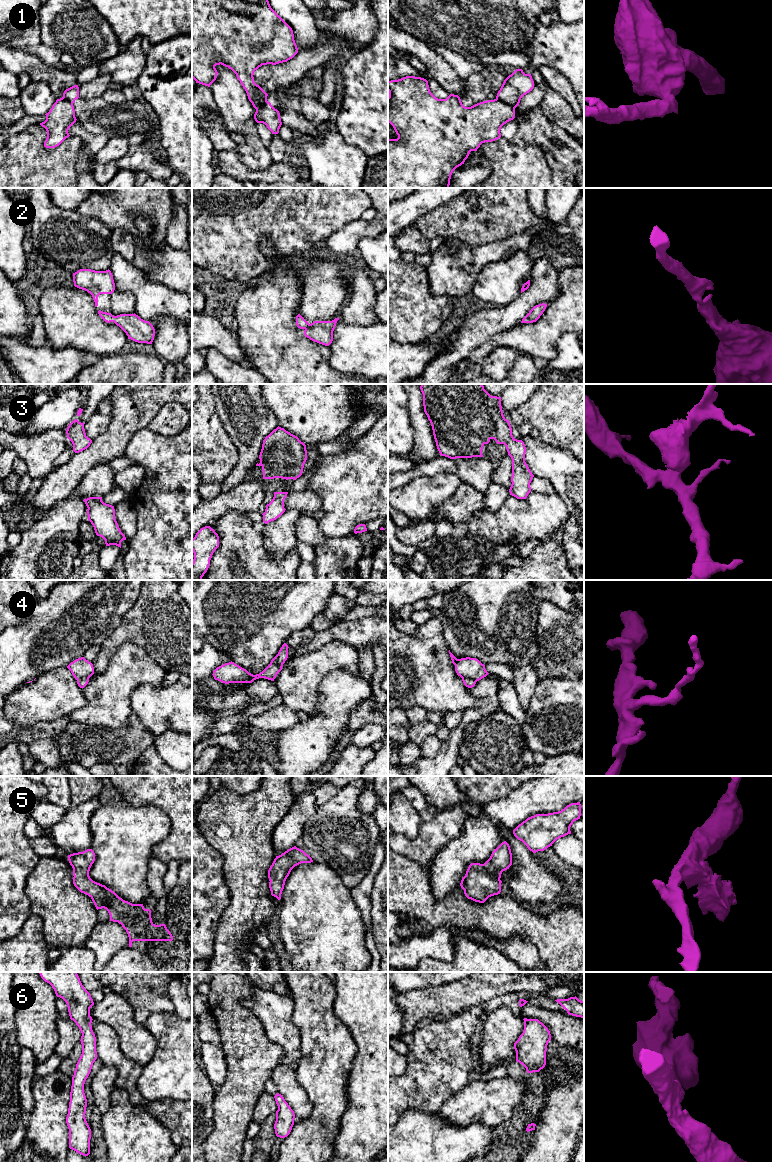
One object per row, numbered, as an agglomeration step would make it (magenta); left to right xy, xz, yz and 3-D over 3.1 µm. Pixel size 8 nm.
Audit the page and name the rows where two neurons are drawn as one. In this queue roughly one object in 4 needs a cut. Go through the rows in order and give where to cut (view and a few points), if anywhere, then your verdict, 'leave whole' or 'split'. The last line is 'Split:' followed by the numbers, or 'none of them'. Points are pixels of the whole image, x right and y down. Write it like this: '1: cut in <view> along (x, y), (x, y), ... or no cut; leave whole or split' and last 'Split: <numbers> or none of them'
1: cut in yz along (496, 98), (514, 108); split
2: no cut; leave whole
3: no cut; leave whole
4: cut in yz along (461, 676), (476, 681); split
5: no cut; leave whole
6: no cut; leave whole
Split: 1, 4

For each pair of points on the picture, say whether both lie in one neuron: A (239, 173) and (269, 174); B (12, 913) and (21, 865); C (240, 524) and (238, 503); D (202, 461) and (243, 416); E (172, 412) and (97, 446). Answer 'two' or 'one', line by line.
A: one
B: one
C: two
D: two
E: two

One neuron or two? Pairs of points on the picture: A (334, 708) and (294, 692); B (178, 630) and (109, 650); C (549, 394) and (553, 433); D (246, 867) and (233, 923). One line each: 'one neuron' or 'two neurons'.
A: two neurons
B: one neuron
C: one neuron
D: one neuron

